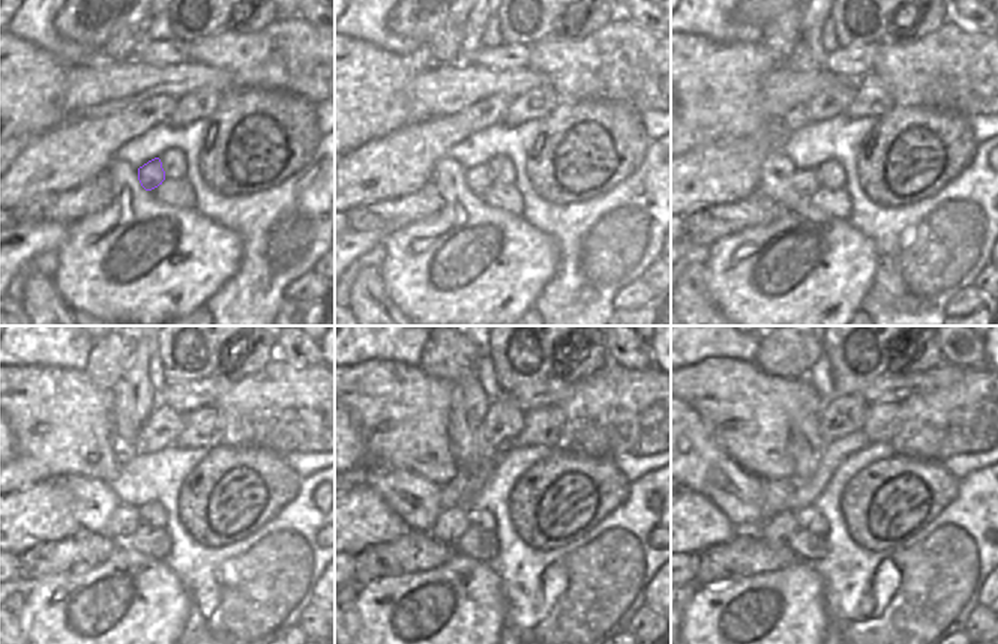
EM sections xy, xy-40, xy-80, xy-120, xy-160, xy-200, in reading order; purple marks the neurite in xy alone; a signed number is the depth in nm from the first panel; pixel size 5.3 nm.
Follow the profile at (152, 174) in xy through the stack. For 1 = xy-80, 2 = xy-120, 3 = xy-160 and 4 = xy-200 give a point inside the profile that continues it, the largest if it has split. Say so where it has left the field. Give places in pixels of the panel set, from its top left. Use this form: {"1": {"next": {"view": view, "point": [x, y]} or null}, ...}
{"1": {"next": {"view": "xy-80", "point": [805, 183]}}, "2": {"next": {"view": "xy-120", "point": [125, 520]}}, "3": {"next": {"view": "xy-160", "point": [450, 524]}}, "4": {"next": {"view": "xy-200", "point": [781, 527]}}}

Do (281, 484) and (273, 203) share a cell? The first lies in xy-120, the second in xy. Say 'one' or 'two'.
two

